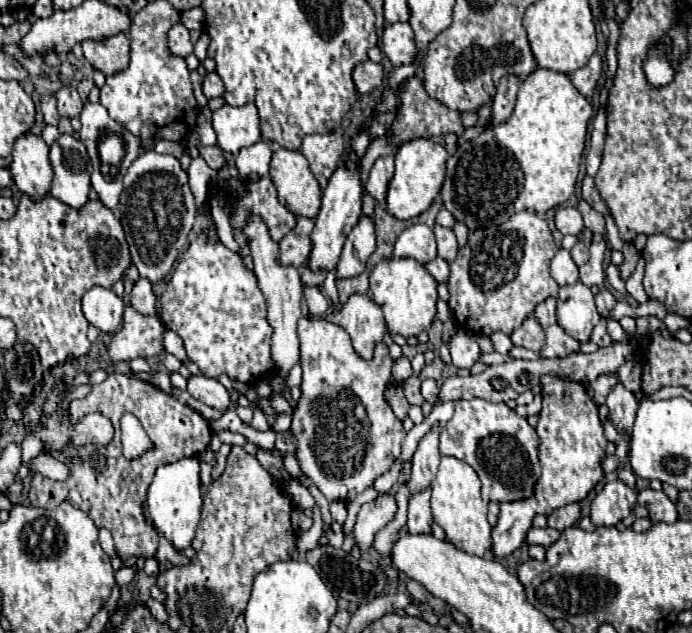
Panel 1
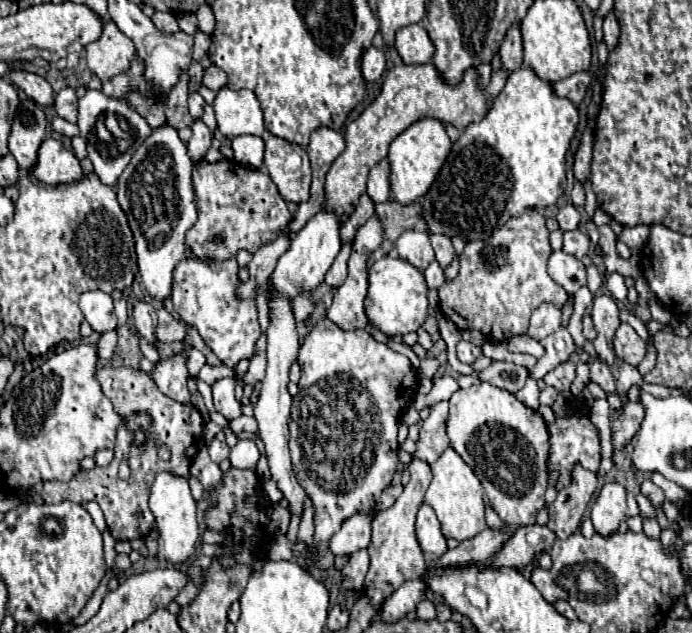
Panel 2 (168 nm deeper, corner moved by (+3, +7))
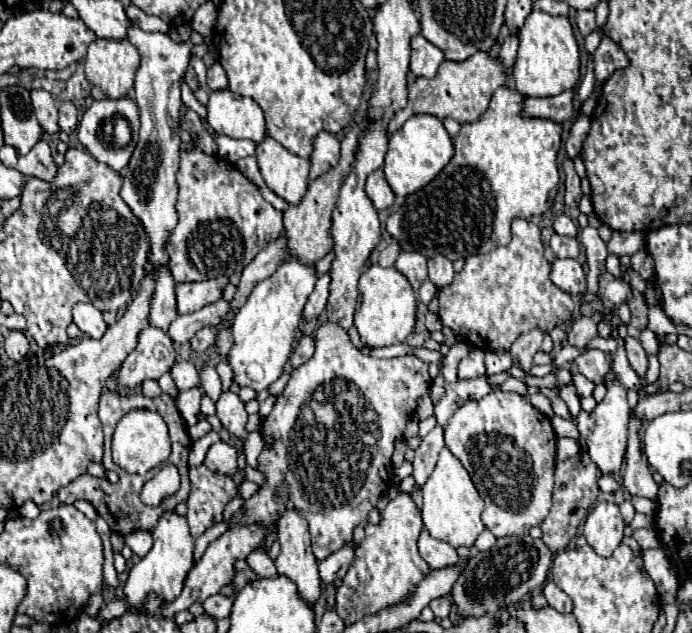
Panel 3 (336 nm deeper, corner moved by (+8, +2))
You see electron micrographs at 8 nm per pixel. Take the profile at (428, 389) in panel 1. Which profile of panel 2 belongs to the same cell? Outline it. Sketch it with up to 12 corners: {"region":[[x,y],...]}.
{"region":[[433,405],[423,421],[417,459],[431,465],[449,447],[449,409]]}

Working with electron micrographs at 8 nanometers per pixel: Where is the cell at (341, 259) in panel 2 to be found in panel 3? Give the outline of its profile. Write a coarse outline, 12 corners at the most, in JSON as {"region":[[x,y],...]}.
{"region":[[330,274],[318,278],[302,316],[318,316],[326,308]]}

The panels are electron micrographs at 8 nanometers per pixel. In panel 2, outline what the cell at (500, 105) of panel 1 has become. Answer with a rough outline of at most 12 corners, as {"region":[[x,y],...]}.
{"region":[[519,23],[509,27],[499,53],[505,69],[523,65]]}

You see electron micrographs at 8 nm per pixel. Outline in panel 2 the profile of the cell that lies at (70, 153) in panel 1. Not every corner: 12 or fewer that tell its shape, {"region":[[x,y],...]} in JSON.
{"region":[[45,139],[31,171],[41,183],[81,179],[79,159],[57,139]]}

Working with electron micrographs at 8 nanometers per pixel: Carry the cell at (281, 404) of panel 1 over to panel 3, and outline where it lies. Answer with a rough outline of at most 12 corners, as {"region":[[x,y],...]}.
{"region":[[304,514],[278,518],[278,574],[308,604],[320,596],[318,562]]}

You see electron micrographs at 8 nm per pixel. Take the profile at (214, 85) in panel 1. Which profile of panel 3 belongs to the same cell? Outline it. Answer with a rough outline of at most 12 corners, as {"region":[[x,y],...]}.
{"region":[[218,62],[208,68],[210,92],[228,86],[226,72]]}

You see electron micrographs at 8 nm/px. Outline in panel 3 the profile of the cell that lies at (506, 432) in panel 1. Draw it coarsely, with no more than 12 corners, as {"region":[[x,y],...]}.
{"region":[[516,392],[444,428],[496,538],[552,506],[556,434]]}

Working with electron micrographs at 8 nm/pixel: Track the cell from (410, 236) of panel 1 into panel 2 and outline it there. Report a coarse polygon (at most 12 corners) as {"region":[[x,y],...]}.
{"region":[[405,231],[397,241],[401,259],[425,271],[433,261],[427,231]]}

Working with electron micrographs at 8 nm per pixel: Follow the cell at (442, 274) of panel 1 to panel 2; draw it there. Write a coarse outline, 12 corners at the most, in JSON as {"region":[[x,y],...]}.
{"region":[[437,261],[423,271],[427,287],[439,289],[445,283]]}

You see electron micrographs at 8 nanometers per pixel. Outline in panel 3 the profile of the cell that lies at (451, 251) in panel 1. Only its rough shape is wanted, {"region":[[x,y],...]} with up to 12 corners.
{"region":[[446,256],[428,260],[430,280],[444,288],[454,278],[452,262]]}

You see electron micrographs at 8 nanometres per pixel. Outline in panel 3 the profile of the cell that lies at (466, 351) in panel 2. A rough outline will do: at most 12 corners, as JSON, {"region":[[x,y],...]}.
{"region":[[474,348],[458,364],[458,378],[484,376],[484,352]]}

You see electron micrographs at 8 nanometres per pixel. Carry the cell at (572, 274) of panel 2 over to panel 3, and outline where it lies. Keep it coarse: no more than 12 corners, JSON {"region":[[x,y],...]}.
{"region":[[554,260],[550,280],[572,296],[586,292],[576,260]]}

